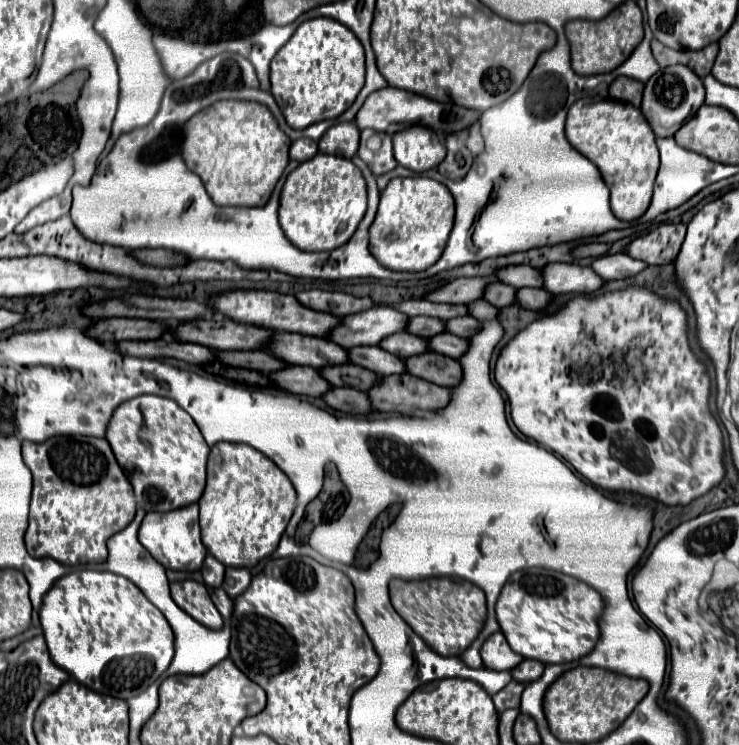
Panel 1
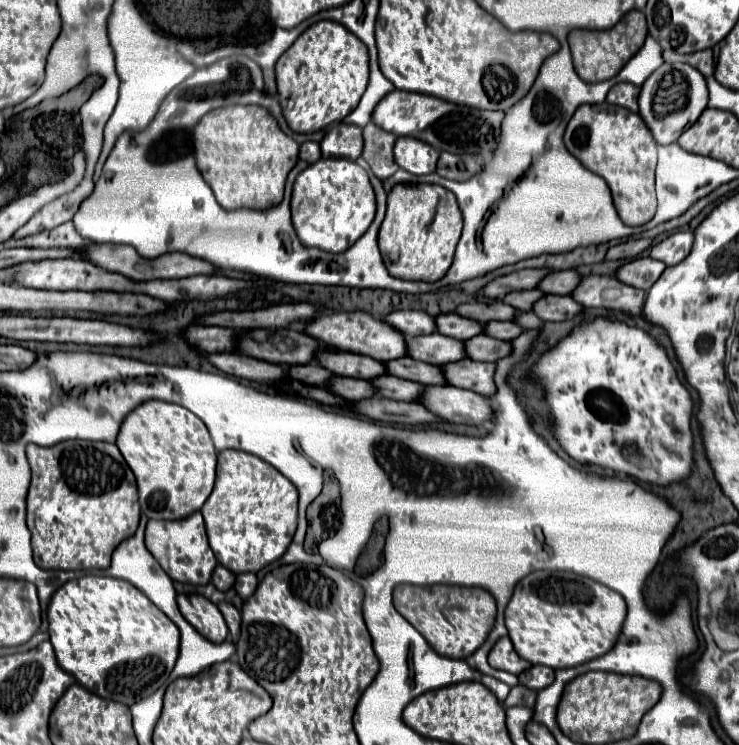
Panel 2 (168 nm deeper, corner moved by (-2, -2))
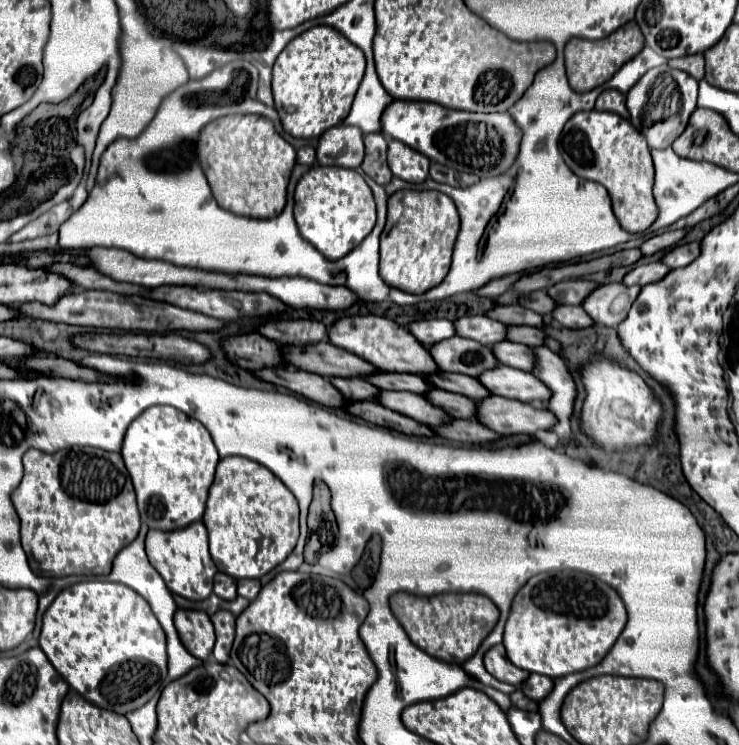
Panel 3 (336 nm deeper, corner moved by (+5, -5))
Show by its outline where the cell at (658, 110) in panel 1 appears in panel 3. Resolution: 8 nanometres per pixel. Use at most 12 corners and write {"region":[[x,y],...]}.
{"region":[[667,65],[627,93],[649,149],[669,147],[697,107],[697,81]]}

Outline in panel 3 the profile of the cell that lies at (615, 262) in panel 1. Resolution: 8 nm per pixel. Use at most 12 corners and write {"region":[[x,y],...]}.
{"region":[[661,261],[639,265],[623,277],[625,285],[663,279],[669,267]]}

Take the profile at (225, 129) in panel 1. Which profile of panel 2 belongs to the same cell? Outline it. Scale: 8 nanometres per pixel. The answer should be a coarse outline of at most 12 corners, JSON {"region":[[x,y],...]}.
{"region":[[262,106],[208,112],[196,166],[226,210],[278,206],[298,144]]}

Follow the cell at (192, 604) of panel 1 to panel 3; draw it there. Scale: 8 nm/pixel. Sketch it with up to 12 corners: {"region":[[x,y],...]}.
{"region":[[177,609],[175,627],[189,653],[207,661],[215,645],[209,615]]}

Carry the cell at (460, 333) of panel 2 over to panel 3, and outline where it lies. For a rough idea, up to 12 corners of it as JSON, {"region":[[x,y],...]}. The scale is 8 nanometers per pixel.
{"region":[[485,315],[461,317],[455,333],[481,345],[505,339],[505,325]]}

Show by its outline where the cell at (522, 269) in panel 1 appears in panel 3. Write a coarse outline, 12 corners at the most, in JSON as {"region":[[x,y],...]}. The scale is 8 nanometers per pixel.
{"region":[[561,281],[547,289],[559,305],[581,305],[597,283]]}

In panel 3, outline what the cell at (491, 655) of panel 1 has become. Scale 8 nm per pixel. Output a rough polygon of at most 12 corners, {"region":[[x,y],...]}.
{"region":[[503,645],[491,647],[485,669],[499,681],[519,685],[529,677],[505,655]]}

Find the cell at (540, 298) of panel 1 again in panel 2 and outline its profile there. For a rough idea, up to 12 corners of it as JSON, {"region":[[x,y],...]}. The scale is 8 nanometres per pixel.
{"region":[[544,296],[534,314],[546,322],[572,320],[584,308],[572,296]]}

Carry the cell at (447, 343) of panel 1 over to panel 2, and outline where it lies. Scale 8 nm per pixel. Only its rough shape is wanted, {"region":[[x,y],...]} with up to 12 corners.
{"region":[[474,336],[466,344],[472,360],[496,362],[512,352],[512,344]]}

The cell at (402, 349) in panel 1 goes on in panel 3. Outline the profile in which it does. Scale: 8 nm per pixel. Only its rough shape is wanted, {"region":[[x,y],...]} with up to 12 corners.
{"region":[[451,337],[429,349],[439,371],[477,377],[497,367],[491,347]]}

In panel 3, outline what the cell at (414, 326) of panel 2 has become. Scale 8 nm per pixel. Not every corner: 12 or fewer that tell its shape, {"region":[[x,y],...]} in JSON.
{"region":[[425,319],[409,325],[421,345],[431,347],[453,337],[447,319]]}

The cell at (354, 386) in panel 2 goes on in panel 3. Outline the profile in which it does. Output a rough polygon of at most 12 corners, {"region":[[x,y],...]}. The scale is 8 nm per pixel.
{"region":[[381,391],[377,403],[425,425],[451,419],[423,395]]}

